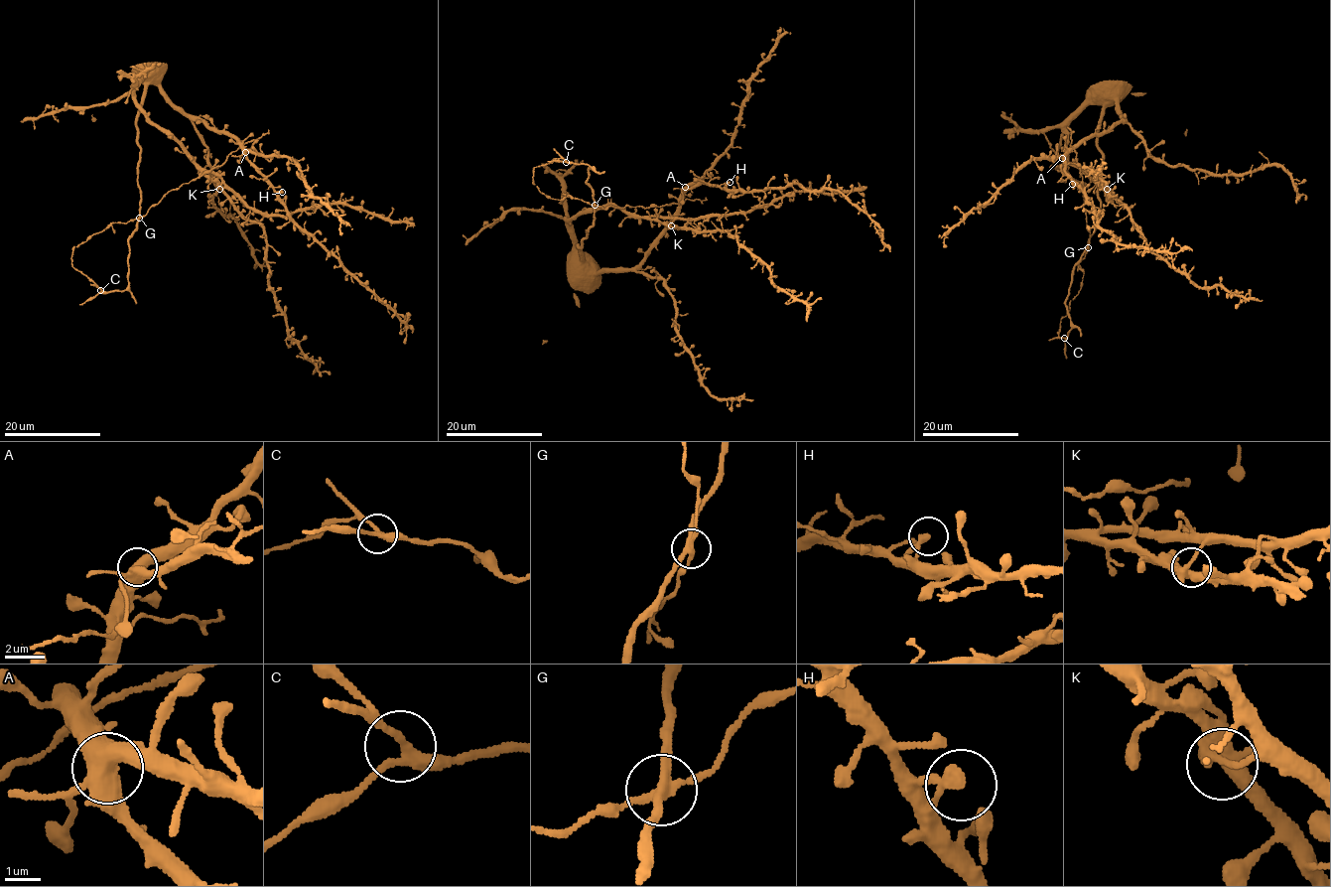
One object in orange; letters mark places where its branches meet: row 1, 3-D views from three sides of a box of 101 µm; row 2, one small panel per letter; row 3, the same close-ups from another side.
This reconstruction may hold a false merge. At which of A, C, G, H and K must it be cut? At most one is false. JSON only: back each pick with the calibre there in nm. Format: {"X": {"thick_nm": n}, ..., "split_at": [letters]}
{"split_at": []}

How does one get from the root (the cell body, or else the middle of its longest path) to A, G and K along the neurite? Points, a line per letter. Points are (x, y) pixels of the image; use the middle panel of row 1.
A: (584, 259), (596, 271), (635, 267), (671, 220), (685, 187)
G: (584, 259), (582, 261), (583, 255), (578, 246), (581, 246), (594, 222), (595, 205)
K: (584, 259), (568, 224), (576, 216), (613, 206), (671, 225)

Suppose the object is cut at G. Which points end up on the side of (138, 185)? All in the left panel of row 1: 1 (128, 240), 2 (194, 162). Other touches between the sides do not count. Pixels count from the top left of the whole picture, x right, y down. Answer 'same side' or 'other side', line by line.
1: same side
2: same side

